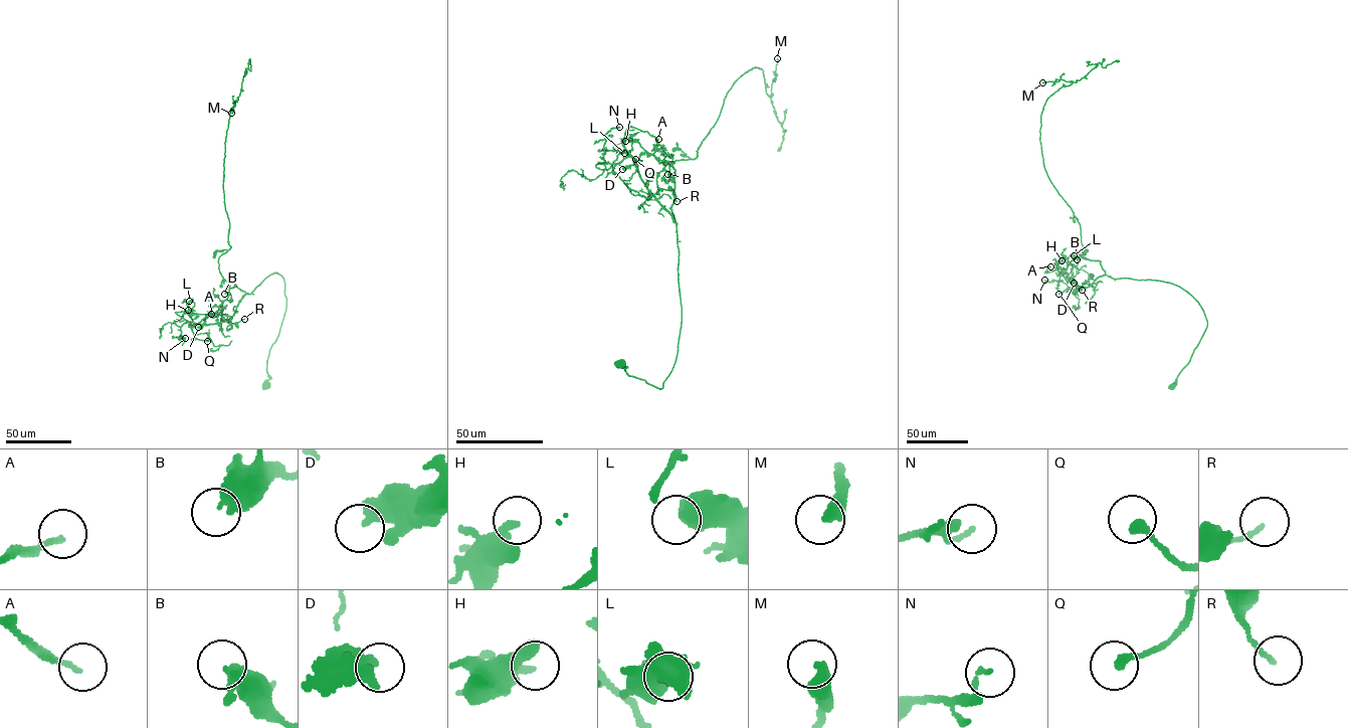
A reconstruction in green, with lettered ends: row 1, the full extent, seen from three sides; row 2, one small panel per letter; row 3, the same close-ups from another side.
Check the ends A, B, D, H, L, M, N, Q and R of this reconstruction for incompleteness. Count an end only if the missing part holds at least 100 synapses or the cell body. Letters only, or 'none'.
none

